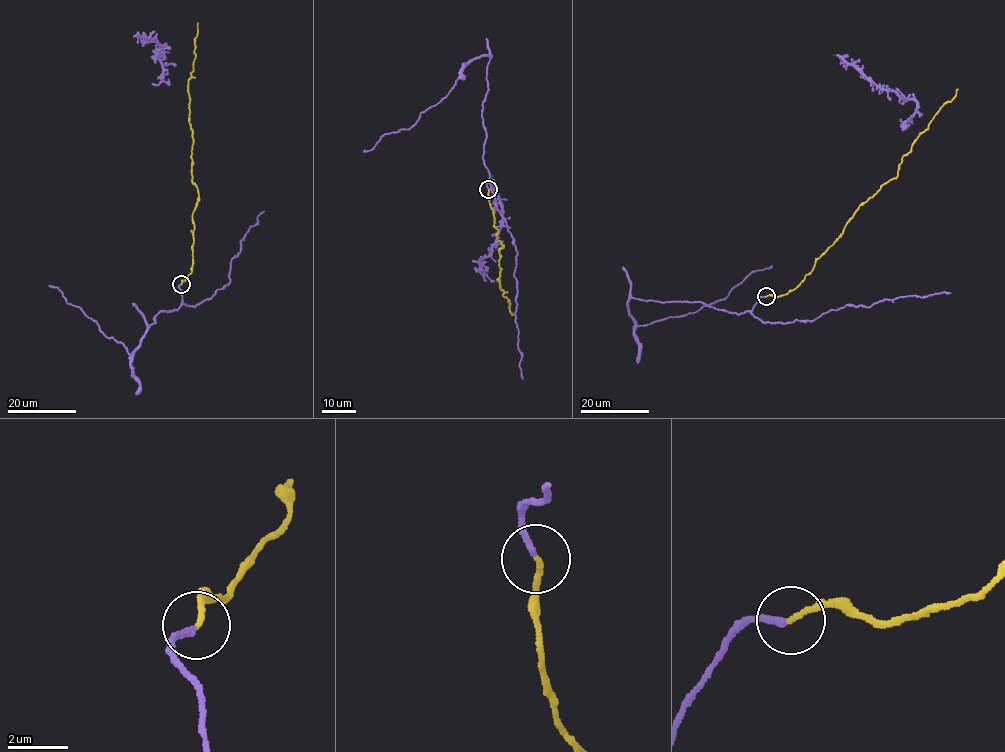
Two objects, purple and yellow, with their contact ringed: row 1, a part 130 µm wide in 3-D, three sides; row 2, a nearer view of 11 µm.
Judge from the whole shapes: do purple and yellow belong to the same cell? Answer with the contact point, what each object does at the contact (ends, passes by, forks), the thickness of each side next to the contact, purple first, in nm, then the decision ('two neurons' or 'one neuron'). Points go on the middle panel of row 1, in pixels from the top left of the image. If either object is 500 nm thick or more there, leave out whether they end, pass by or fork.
(488, 189) | purple ends | yellow ends | 200/180 nm | one neuron

